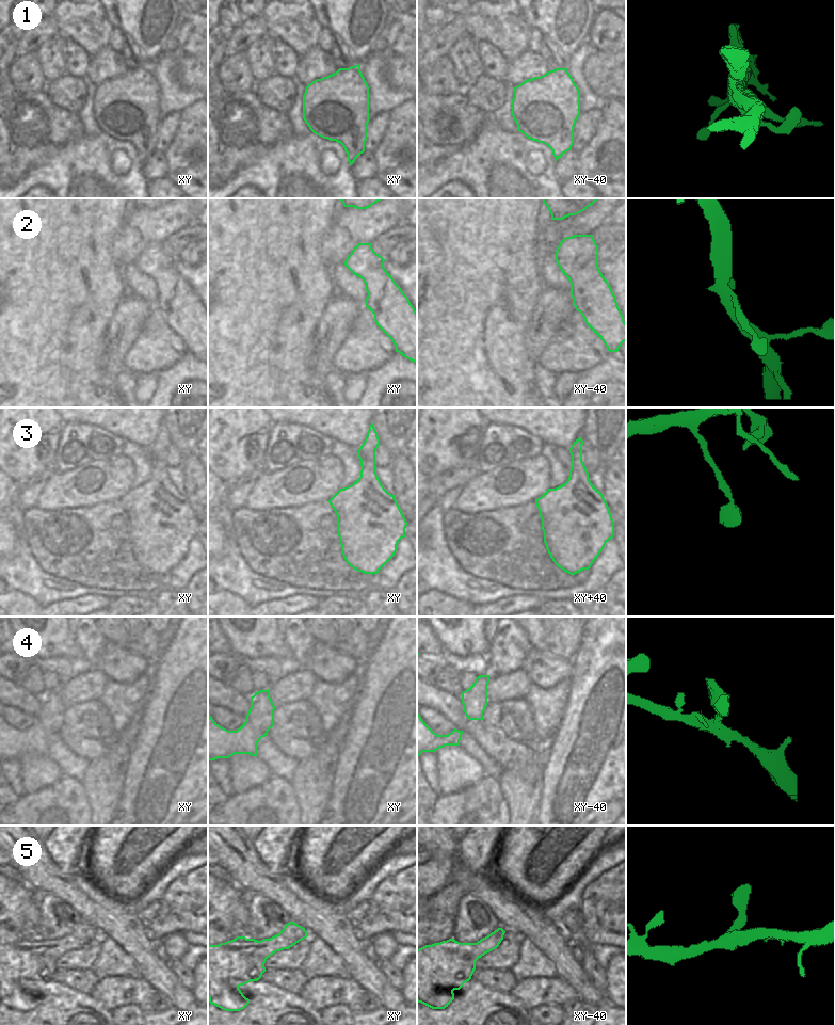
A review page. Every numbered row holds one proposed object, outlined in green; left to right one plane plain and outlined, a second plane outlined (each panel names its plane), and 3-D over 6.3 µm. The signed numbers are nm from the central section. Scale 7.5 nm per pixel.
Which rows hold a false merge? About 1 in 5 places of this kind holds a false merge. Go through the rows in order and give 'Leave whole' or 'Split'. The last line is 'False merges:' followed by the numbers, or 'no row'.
1: Leave whole
2: Leave whole
3: Leave whole
4: Leave whole
5: Leave whole
False merges: no row

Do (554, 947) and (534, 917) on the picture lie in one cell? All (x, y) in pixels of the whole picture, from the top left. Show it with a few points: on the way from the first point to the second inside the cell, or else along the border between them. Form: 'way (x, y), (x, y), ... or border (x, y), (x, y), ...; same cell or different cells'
way (549, 940), (534, 925); same cell

